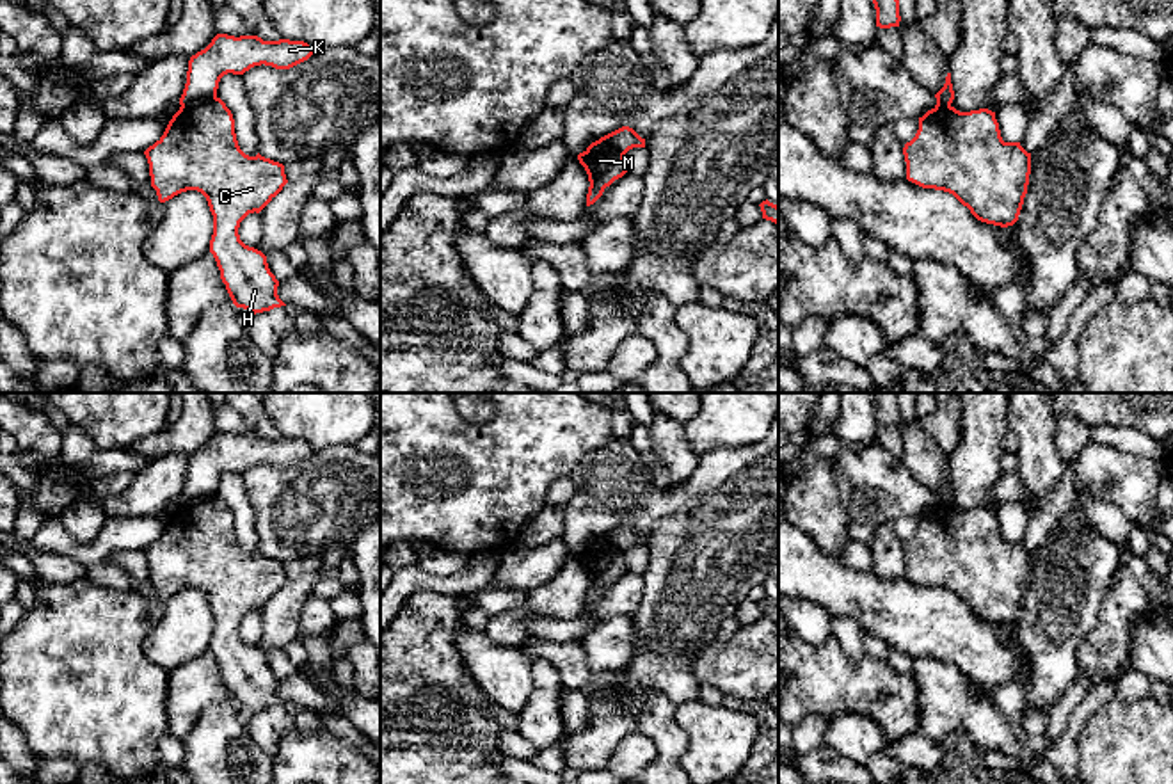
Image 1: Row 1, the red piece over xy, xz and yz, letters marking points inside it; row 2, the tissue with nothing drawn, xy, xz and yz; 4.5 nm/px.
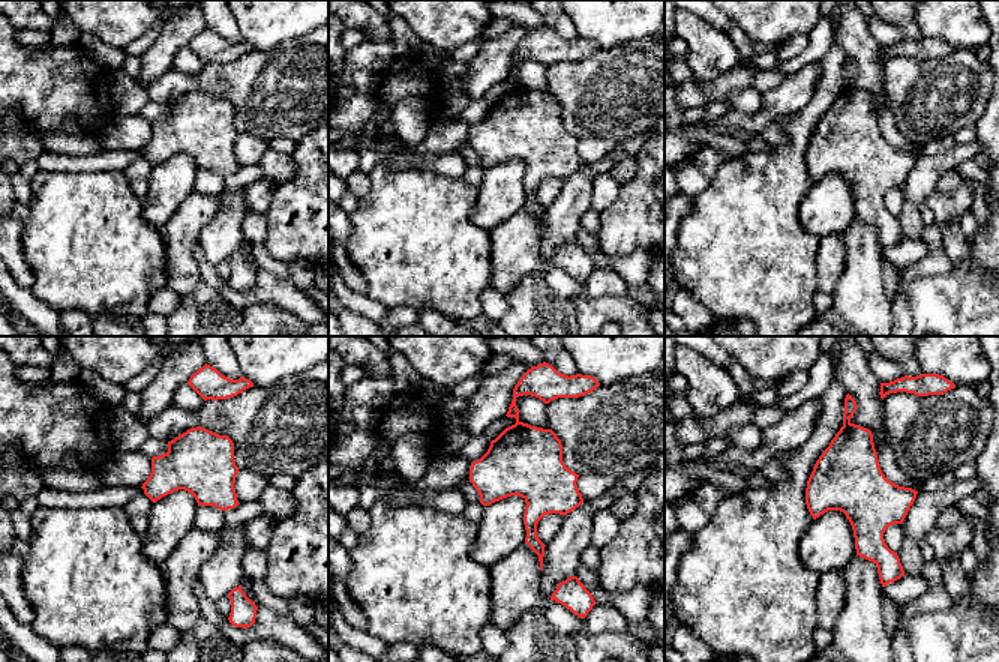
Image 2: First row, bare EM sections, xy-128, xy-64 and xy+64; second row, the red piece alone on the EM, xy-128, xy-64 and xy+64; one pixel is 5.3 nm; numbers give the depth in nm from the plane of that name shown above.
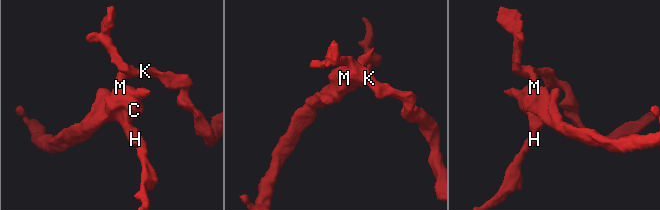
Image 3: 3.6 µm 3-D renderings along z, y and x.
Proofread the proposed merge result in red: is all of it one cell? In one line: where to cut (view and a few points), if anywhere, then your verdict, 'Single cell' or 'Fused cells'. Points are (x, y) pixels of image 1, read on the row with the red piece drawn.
Split along xy (215, 95), (182, 105). Fused cells

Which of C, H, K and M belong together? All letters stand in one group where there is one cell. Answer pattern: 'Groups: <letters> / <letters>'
Groups: C H M / K

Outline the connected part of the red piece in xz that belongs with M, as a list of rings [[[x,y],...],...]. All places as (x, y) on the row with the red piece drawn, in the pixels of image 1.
[[[622,126],[592,142],[578,155],[590,181],[586,206],[594,204],[606,187],[627,172],[624,155],[633,148],[645,148],[645,139],[633,128]]]

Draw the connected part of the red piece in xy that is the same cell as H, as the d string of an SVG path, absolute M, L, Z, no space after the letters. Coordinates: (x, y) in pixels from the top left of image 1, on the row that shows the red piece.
M217 96L181 105L164 135L144 155L149 164L151 187L160 203L187 190L197 190L206 197L213 215L210 252L233 304L254 315L286 306L277 295L279 281L270 272L267 256L245 245L238 235L240 222L249 213L259 213L288 183L284 165L259 153L249 156L240 149L233 114Z

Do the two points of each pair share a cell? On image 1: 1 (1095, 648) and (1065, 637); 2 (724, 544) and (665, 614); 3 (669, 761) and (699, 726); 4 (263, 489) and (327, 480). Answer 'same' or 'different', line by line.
1: different
2: same
3: different
4: same

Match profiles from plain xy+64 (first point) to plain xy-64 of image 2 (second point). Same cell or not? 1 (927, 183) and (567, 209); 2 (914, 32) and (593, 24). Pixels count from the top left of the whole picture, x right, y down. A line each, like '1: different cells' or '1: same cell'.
1: same cell
2: different cells

